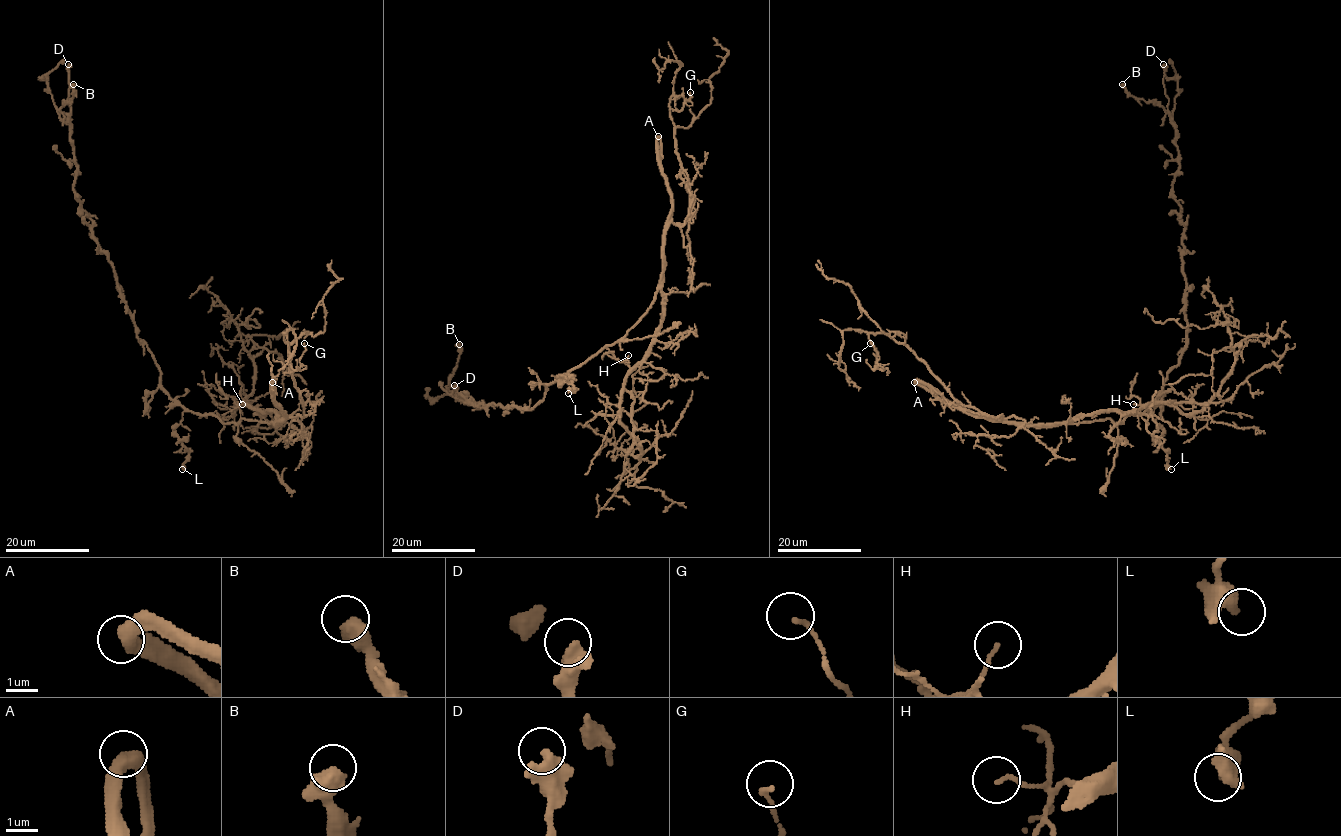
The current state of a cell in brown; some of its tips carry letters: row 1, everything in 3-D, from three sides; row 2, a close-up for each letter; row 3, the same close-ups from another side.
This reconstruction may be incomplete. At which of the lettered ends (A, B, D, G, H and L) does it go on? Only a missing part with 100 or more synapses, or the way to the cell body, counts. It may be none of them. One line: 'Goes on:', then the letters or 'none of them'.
Goes on: A

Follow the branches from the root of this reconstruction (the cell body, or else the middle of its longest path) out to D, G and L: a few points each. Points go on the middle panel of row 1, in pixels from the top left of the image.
D: (605, 347), (548, 384), (545, 397), (531, 408), (475, 406), (456, 397), (454, 385)
G: (605, 347), (649, 307), (665, 230), (689, 215), (669, 98), (673, 91), (687, 101), (690, 92)
L: (605, 347), (568, 373), (569, 376), (561, 384), (569, 382), (574, 387), (568, 393)

